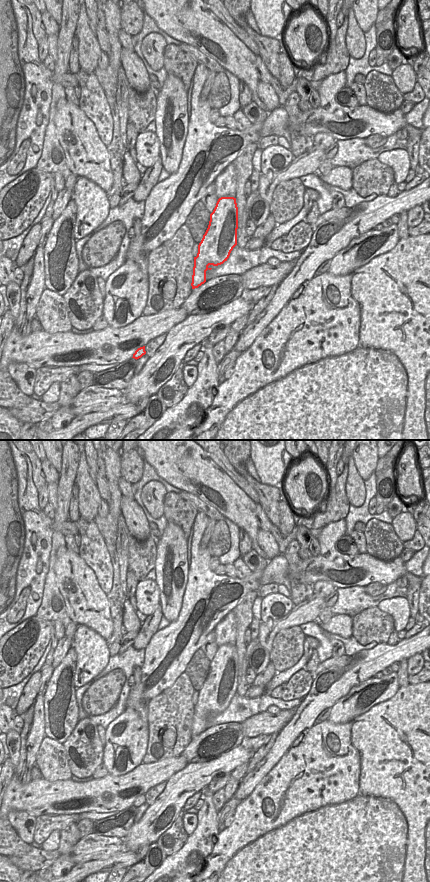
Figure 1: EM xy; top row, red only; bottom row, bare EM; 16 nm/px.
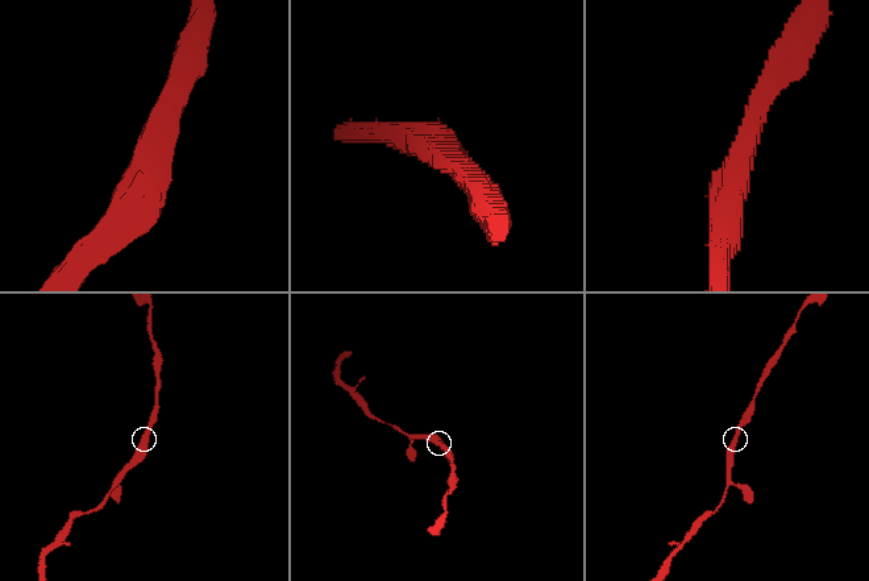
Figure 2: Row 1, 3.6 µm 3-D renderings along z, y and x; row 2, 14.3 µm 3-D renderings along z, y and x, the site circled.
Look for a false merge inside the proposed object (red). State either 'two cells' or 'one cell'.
one cell

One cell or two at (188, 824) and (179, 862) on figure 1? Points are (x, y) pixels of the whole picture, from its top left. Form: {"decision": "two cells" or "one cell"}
{"decision": "two cells"}

